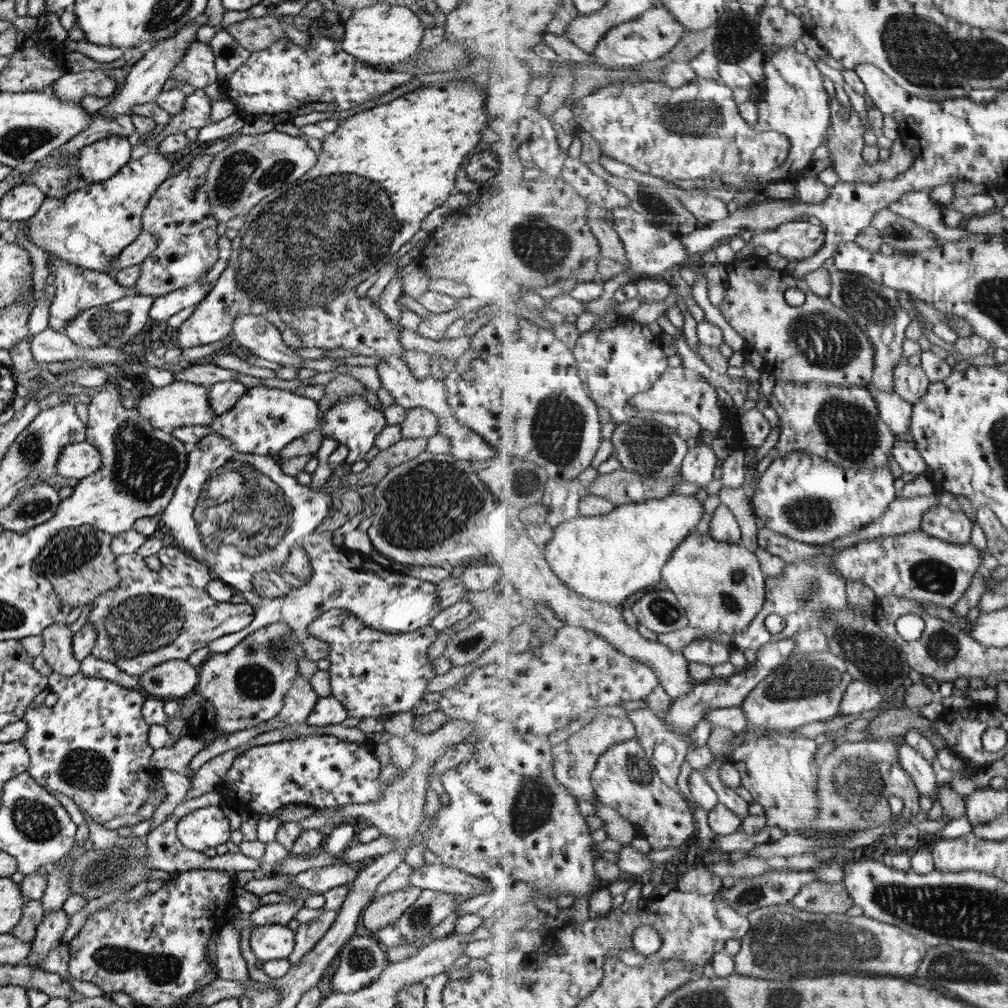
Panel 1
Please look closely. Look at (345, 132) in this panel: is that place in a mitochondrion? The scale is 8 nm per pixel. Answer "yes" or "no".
no

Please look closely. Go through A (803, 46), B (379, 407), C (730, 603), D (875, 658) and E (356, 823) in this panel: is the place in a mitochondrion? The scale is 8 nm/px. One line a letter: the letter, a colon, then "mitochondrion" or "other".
A: other
B: other
C: mitochondrion
D: mitochondrion
E: other

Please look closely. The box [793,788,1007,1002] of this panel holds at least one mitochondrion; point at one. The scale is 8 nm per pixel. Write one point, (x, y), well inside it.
(955, 970)

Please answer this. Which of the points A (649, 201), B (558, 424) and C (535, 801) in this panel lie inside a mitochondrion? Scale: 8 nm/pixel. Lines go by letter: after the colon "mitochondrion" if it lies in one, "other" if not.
A: mitochondrion
B: mitochondrion
C: mitochondrion

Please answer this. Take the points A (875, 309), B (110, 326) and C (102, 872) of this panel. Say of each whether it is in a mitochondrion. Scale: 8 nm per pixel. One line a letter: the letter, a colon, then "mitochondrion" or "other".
A: mitochondrion
B: mitochondrion
C: mitochondrion

